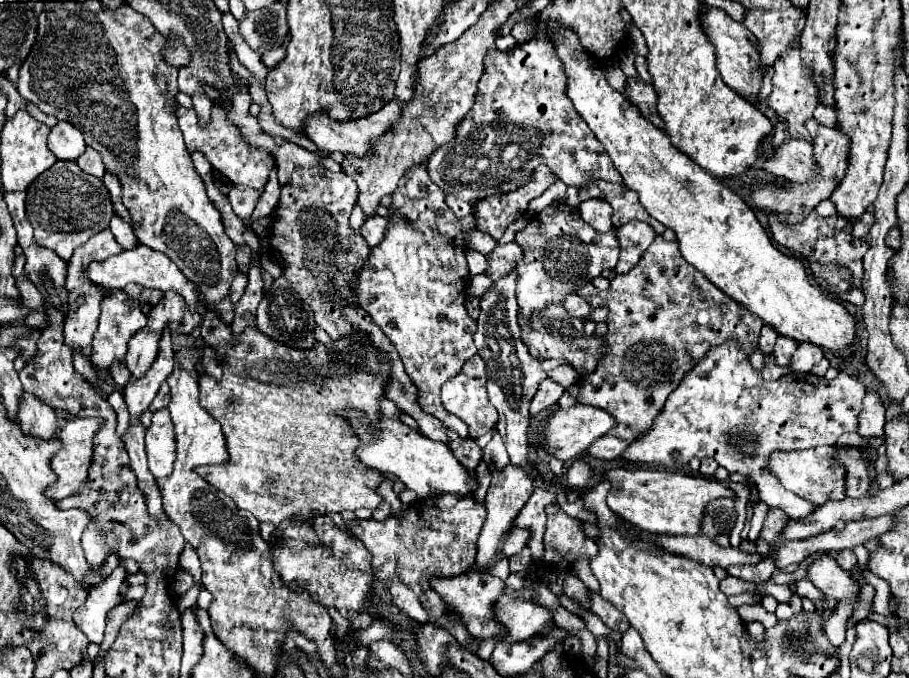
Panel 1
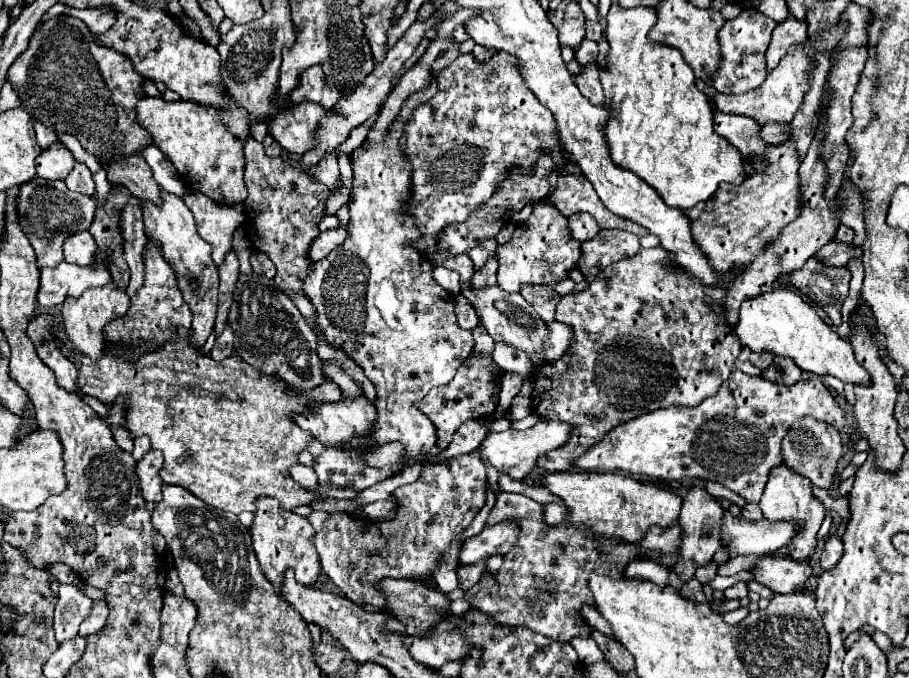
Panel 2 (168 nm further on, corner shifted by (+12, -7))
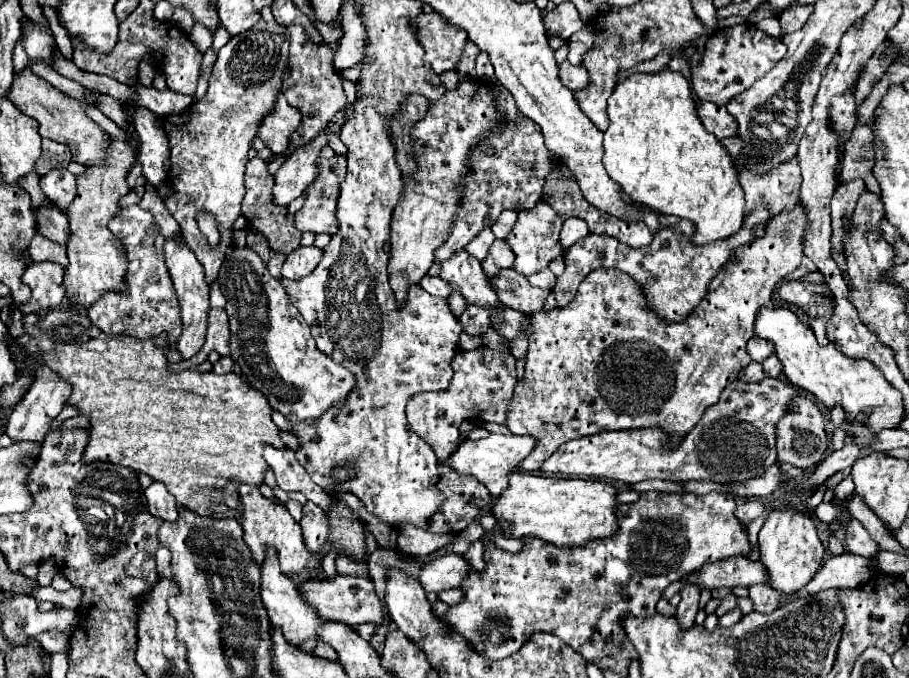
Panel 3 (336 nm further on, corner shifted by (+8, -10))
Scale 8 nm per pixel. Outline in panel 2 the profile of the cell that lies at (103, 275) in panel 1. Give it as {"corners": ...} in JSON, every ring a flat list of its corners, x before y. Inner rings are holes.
{"corners":[[61,262,55,268,39,268,39,272,41,286,37,292,37,302,45,308,61,306,69,296,77,298,87,288,105,286,111,280,111,272,105,268,105,264,77,266]]}

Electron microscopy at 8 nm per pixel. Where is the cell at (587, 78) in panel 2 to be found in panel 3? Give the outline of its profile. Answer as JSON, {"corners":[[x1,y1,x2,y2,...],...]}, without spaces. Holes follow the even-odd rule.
{"corners":[[563,61,559,63,559,79,571,89,571,91,577,91,577,89,583,89,587,87,587,71,579,67,573,67,569,61]]}

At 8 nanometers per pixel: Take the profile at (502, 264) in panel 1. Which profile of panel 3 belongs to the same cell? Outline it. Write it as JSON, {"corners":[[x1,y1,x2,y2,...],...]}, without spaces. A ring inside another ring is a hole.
{"corners":[[485,227,485,231,481,231,481,235,477,235,477,239,473,239,473,243,469,243,469,247,465,247,465,249,467,249,469,255,473,255,475,259,483,261,493,241,495,241,495,237,493,237,491,229]]}

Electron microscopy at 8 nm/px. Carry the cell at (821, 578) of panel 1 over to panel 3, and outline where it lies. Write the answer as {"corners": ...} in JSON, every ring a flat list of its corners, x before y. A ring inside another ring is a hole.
{"corners":[[733,557,707,563,707,567,701,567,701,571,693,571,689,577,685,577,683,583,701,583,703,589,717,589,735,585,749,587,755,583,765,583,765,579,767,571,759,561,751,563,747,557]]}

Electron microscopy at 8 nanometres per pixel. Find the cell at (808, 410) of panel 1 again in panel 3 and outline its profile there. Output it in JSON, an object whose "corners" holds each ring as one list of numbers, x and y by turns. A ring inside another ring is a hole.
{"corners":[[771,377,749,385,733,381,725,387,721,399,705,409,701,421,675,449,669,447,667,435,657,429,605,431,563,443,543,463,541,471,549,475,581,475,587,479,613,479,623,483,639,483,645,479,675,483,689,479,711,479,719,483,753,479,761,475,765,467,777,463,777,421,785,415,787,405,797,393,799,391,791,383]]}

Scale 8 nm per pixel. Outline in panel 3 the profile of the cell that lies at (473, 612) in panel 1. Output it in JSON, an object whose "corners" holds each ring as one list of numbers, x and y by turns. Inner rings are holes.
{"corners":[[337,575,331,579,309,579,299,585,299,591,305,595,305,601,317,611,317,615,321,615,321,619,343,621,347,625,357,625,357,623,379,625,383,621,383,613,387,613,387,607,377,599,371,581,363,577]]}

